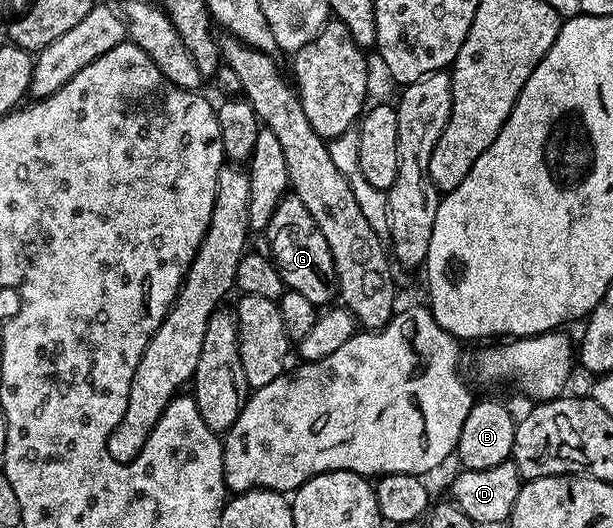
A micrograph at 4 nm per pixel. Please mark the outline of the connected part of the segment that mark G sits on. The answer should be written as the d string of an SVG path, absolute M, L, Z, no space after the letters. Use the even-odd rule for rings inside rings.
M293 191L287 192L280 199L276 211L272 211L264 236L270 240L269 256L289 292L304 295L304 299L312 299L312 303L319 307L326 307L330 300L335 300L338 282L334 280L334 260L328 239L324 239L316 219L312 219L312 211L304 207L304 202Z

